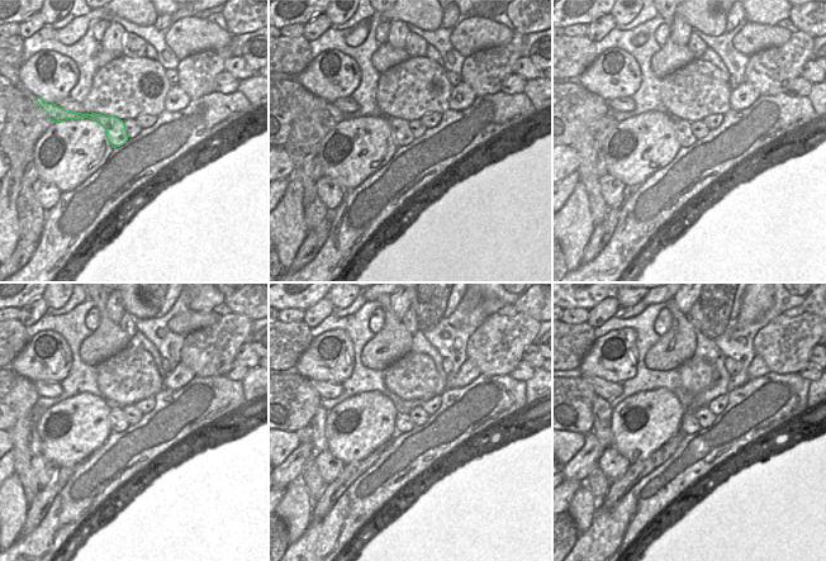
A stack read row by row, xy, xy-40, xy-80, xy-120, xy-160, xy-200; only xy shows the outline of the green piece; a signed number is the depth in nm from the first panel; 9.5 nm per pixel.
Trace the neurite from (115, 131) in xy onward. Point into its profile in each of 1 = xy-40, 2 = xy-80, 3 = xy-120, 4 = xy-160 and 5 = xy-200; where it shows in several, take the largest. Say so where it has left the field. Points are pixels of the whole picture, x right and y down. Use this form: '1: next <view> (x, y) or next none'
1: next xy-40 (400, 132)
2: next xy-80 (683, 133)
3: next xy-120 (118, 421)
4: next xy-160 (403, 423)
5: next xy-200 (689, 424)

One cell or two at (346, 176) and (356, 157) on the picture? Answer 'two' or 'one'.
one

